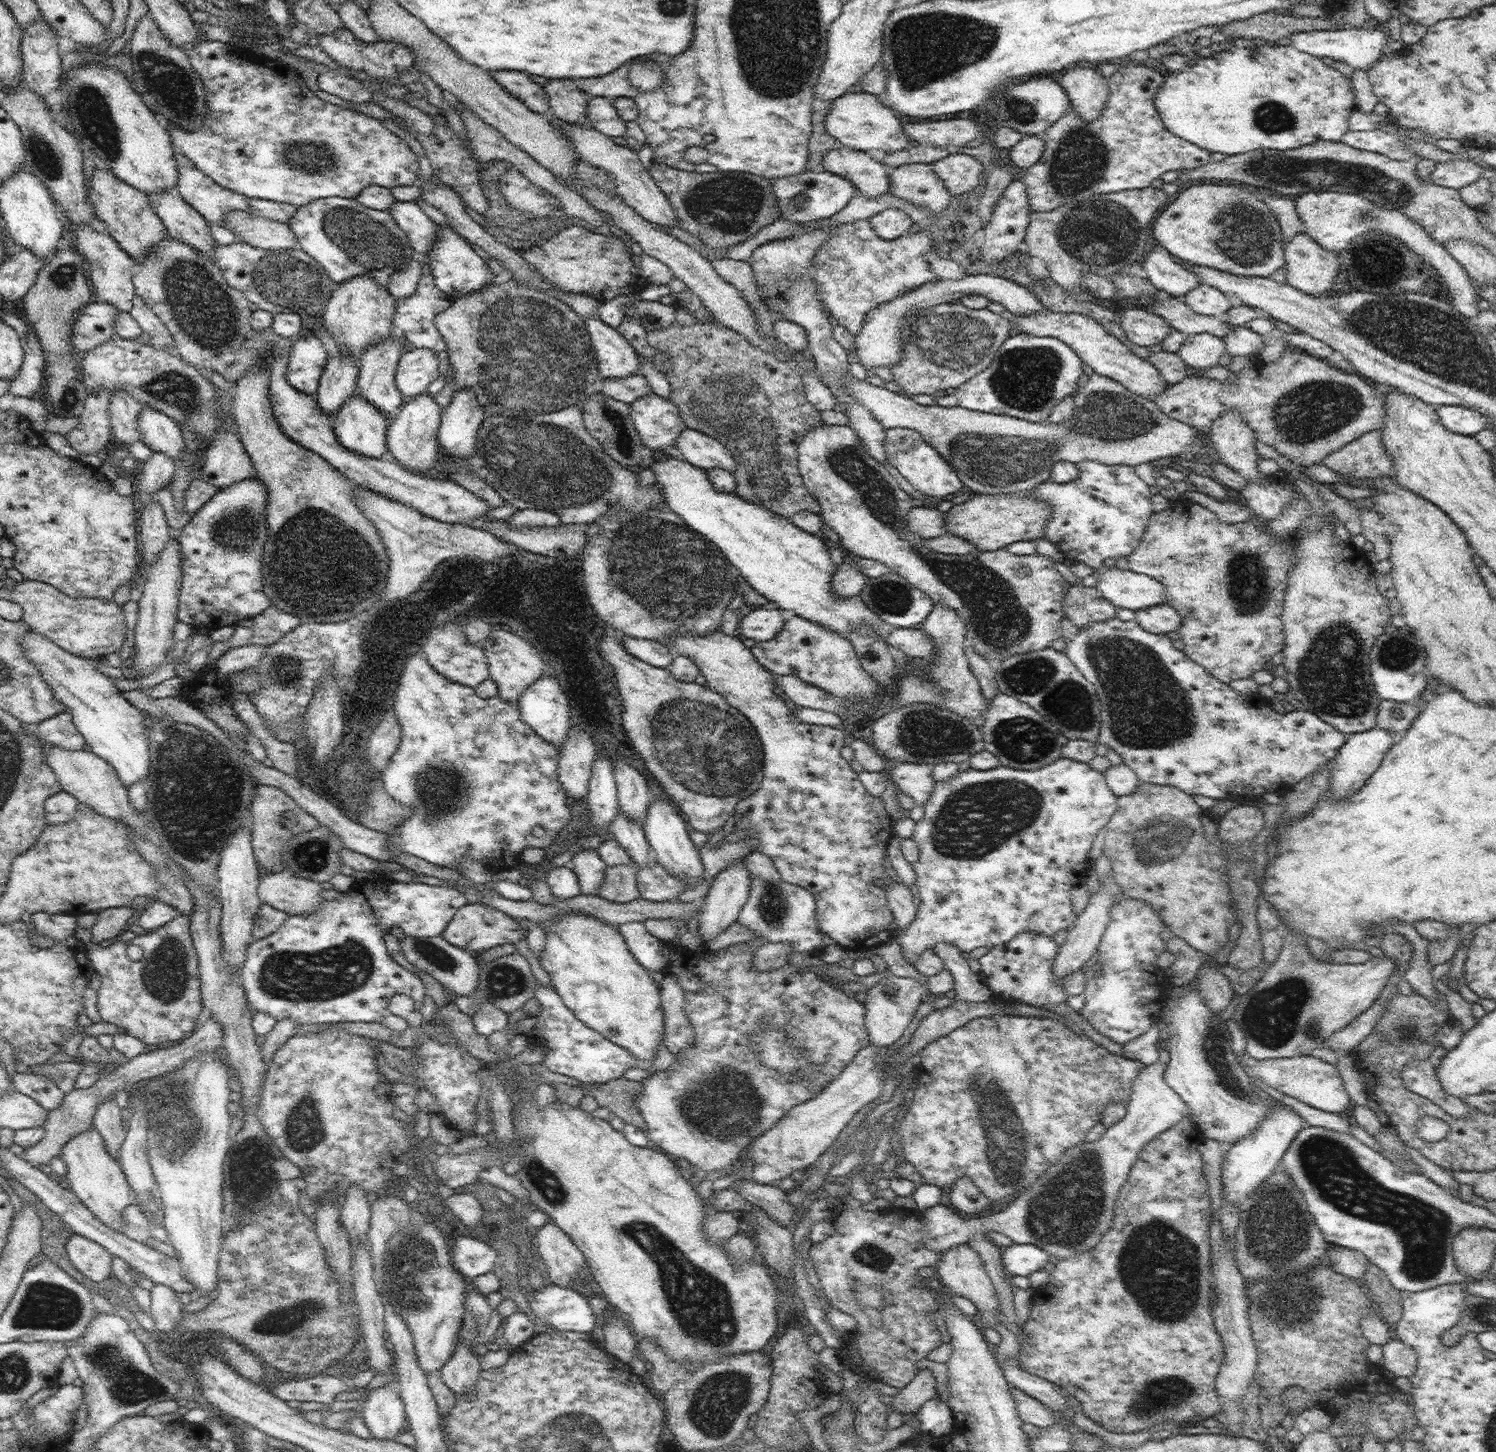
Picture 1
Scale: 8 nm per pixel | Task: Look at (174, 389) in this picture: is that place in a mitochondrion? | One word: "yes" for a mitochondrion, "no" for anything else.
yes

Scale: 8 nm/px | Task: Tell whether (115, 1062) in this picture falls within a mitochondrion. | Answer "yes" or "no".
no

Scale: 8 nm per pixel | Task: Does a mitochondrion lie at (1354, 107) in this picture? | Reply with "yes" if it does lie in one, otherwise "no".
no

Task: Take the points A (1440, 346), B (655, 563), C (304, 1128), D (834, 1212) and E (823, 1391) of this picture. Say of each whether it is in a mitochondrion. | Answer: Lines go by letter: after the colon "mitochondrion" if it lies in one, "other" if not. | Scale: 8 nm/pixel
A: mitochondrion
B: mitochondrion
C: mitochondrion
D: other
E: other

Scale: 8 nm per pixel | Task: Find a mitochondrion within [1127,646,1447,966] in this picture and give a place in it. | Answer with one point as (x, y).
(1164, 837)

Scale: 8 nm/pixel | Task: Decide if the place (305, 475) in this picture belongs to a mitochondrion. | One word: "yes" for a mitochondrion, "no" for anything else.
no

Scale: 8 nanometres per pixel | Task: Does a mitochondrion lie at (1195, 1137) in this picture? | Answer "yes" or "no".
no

